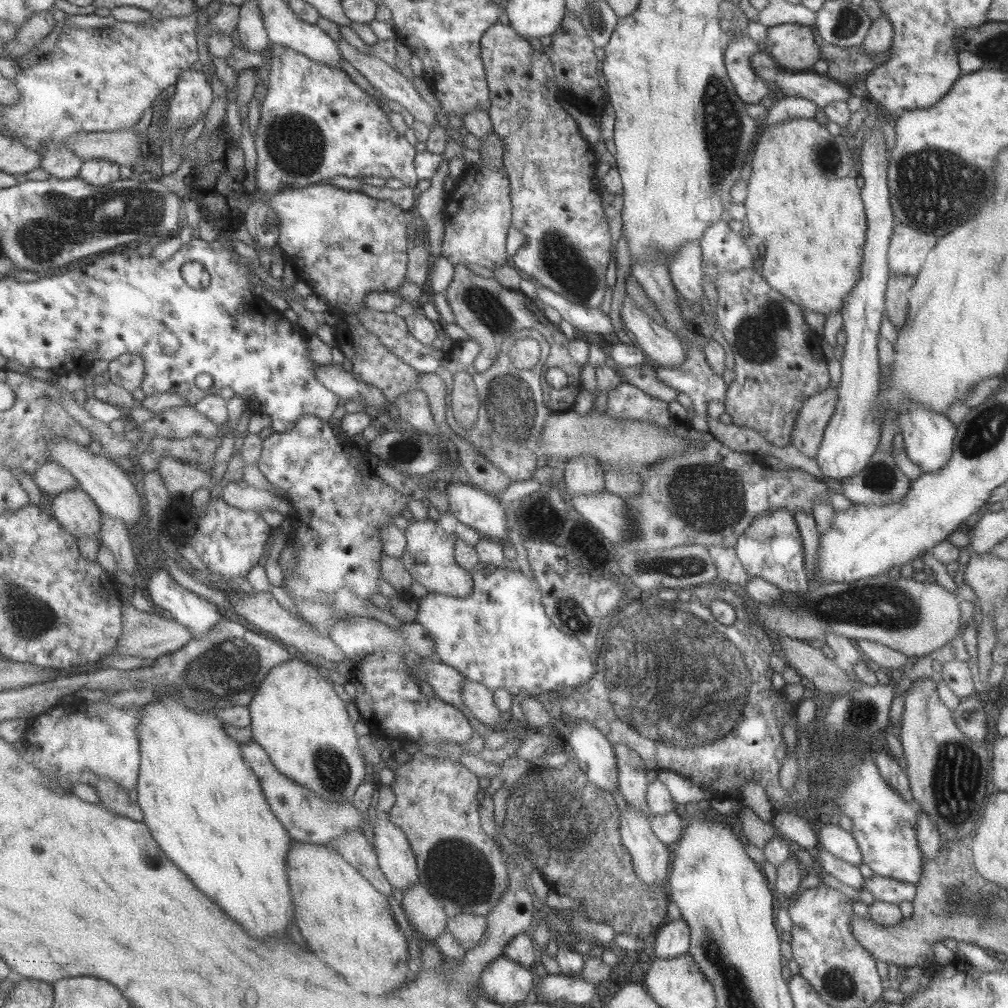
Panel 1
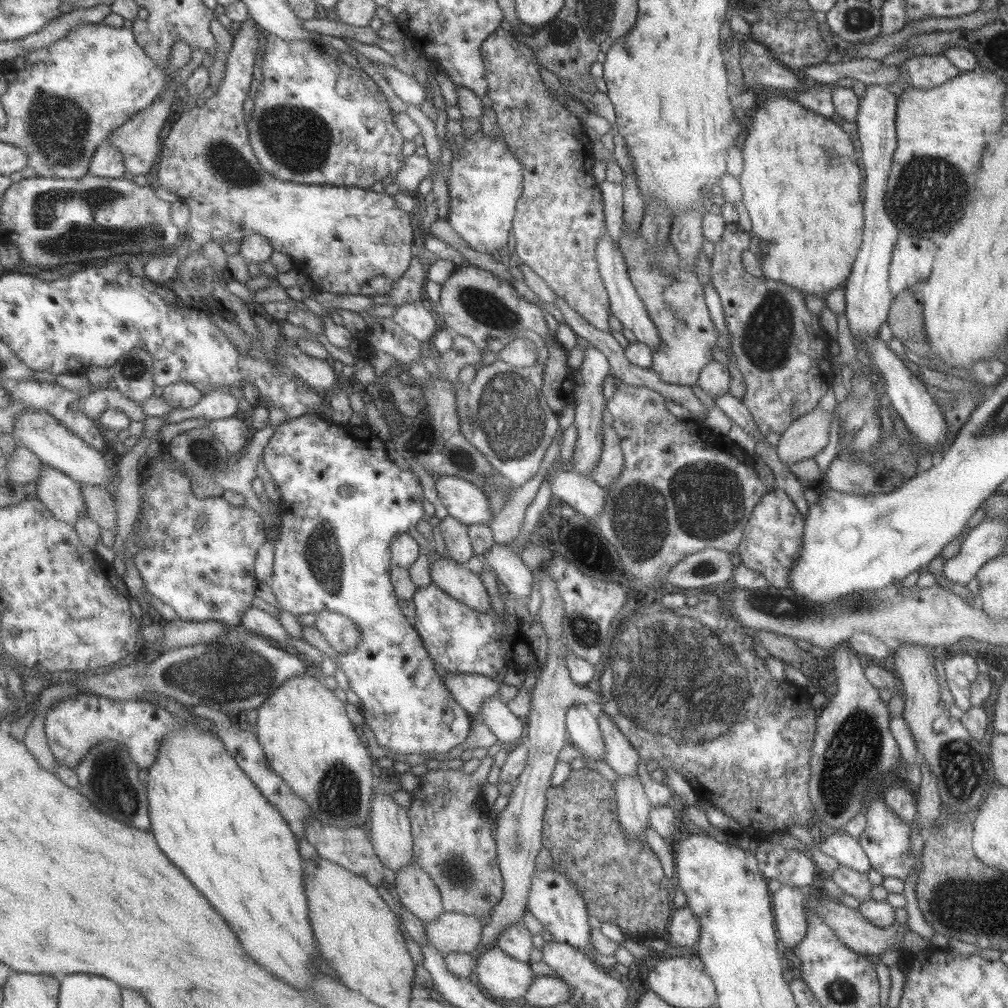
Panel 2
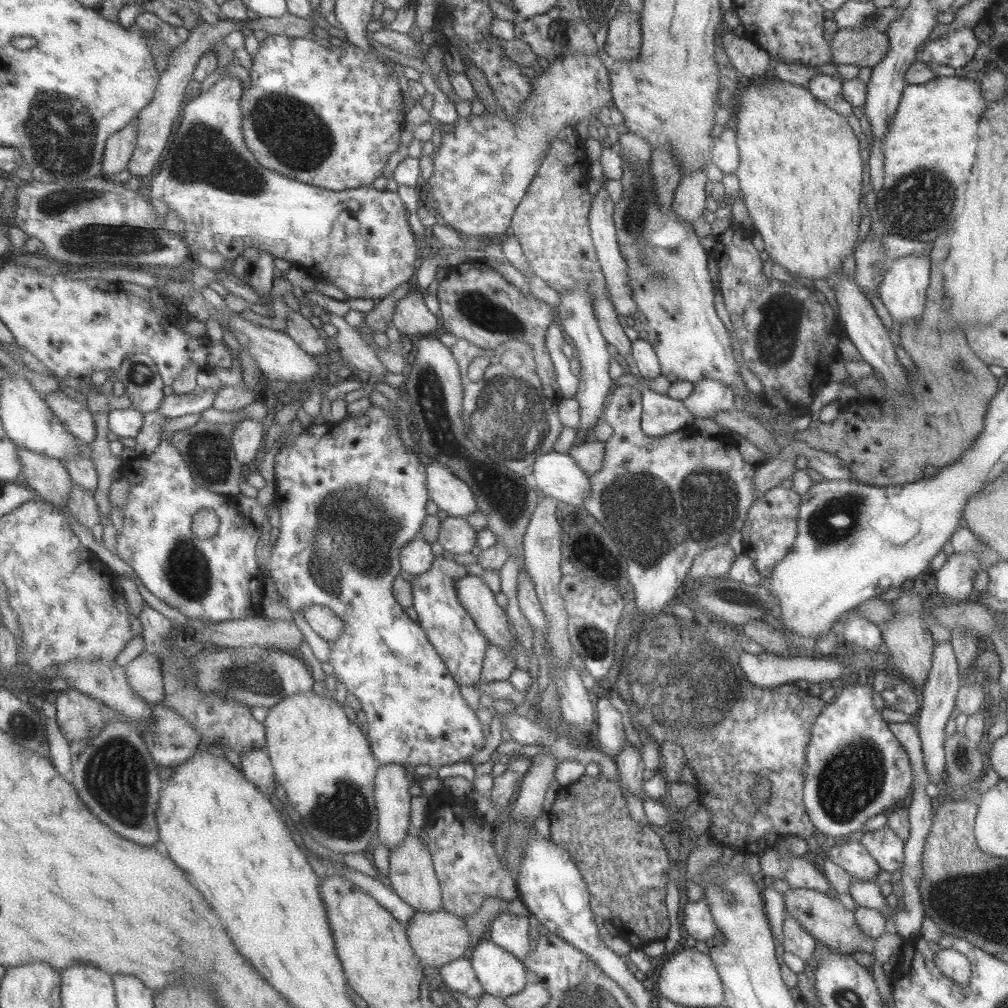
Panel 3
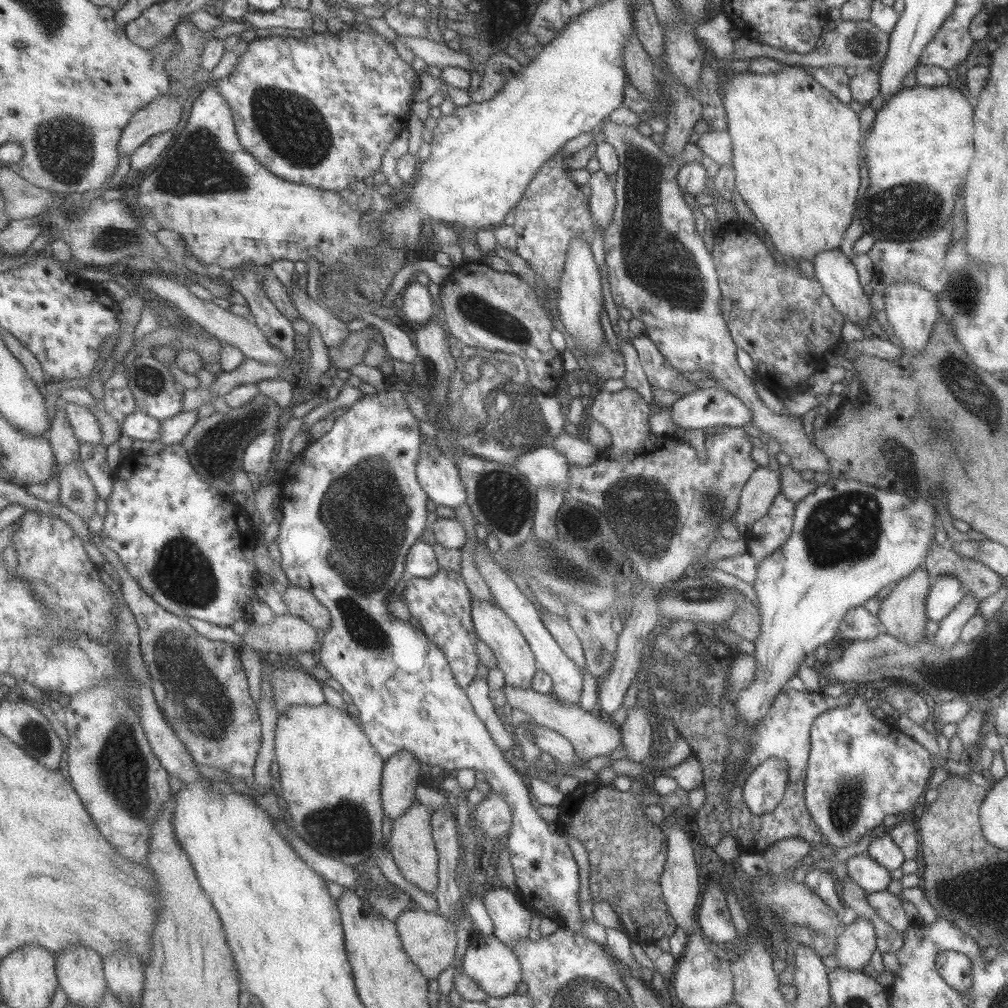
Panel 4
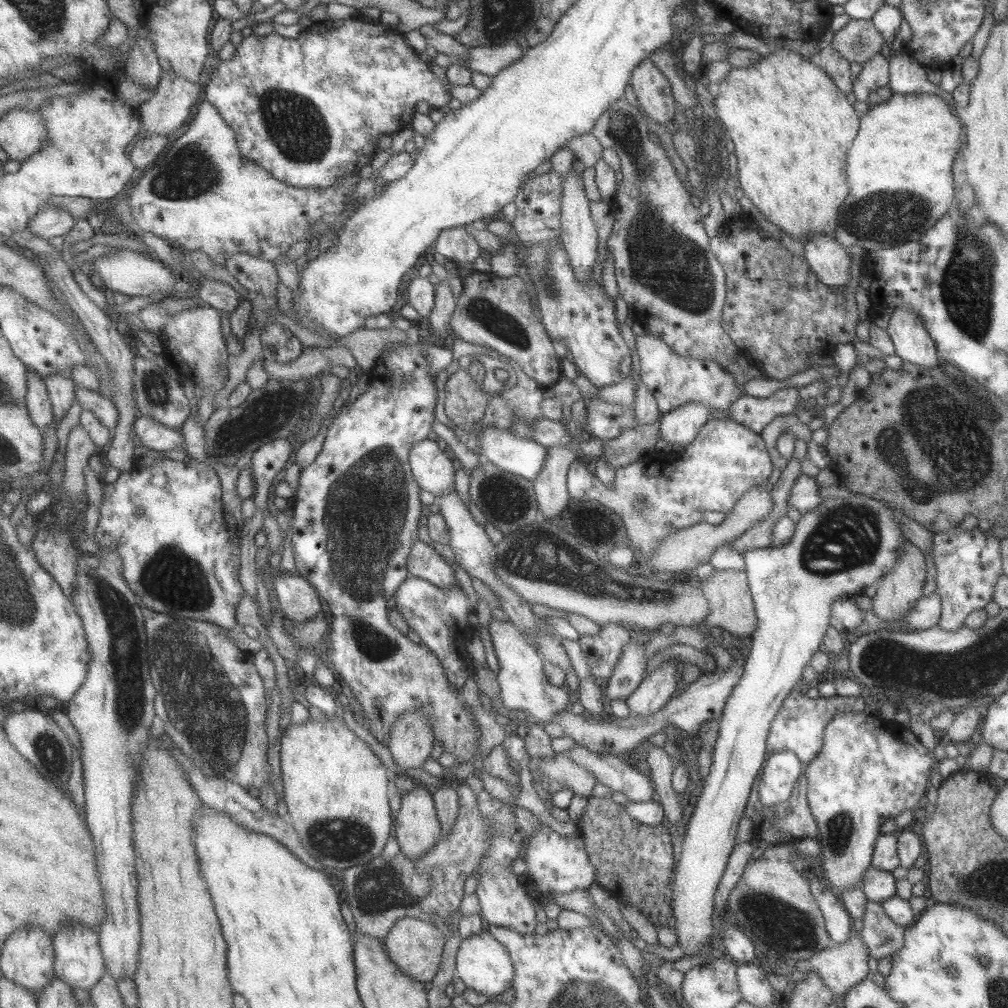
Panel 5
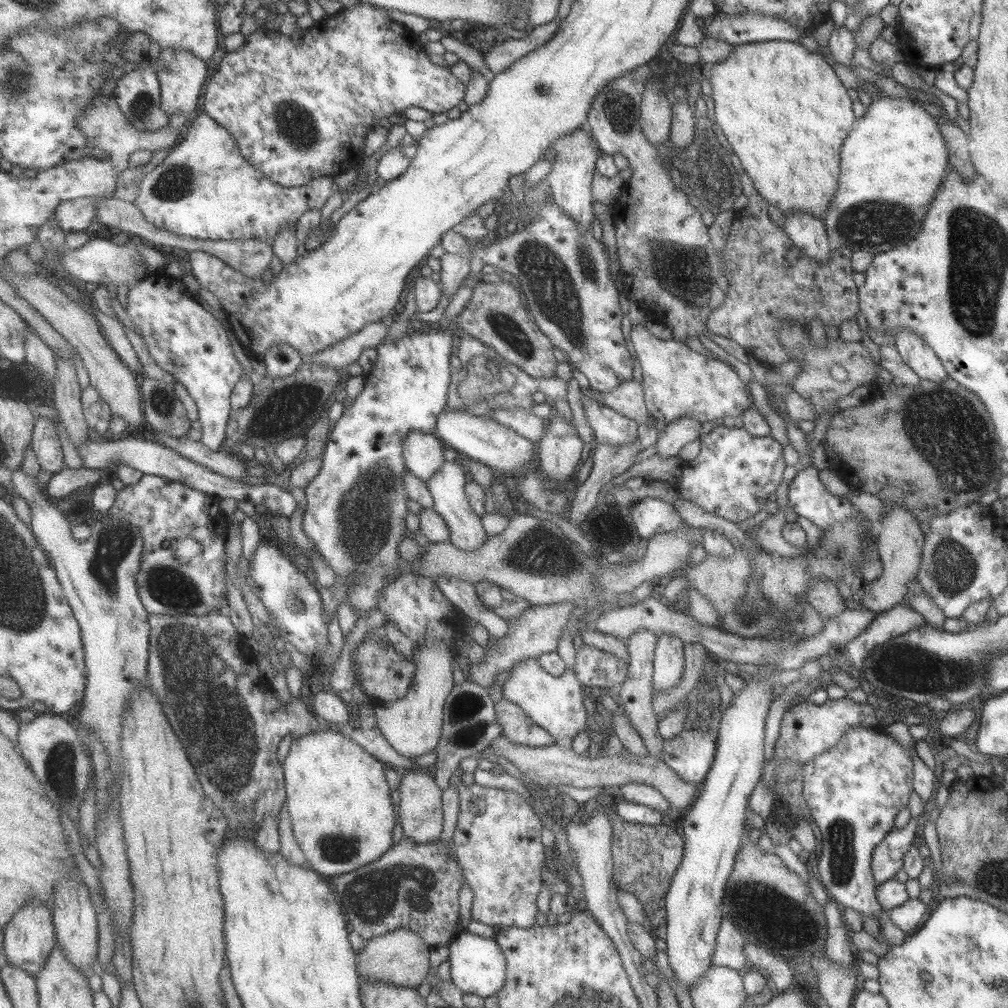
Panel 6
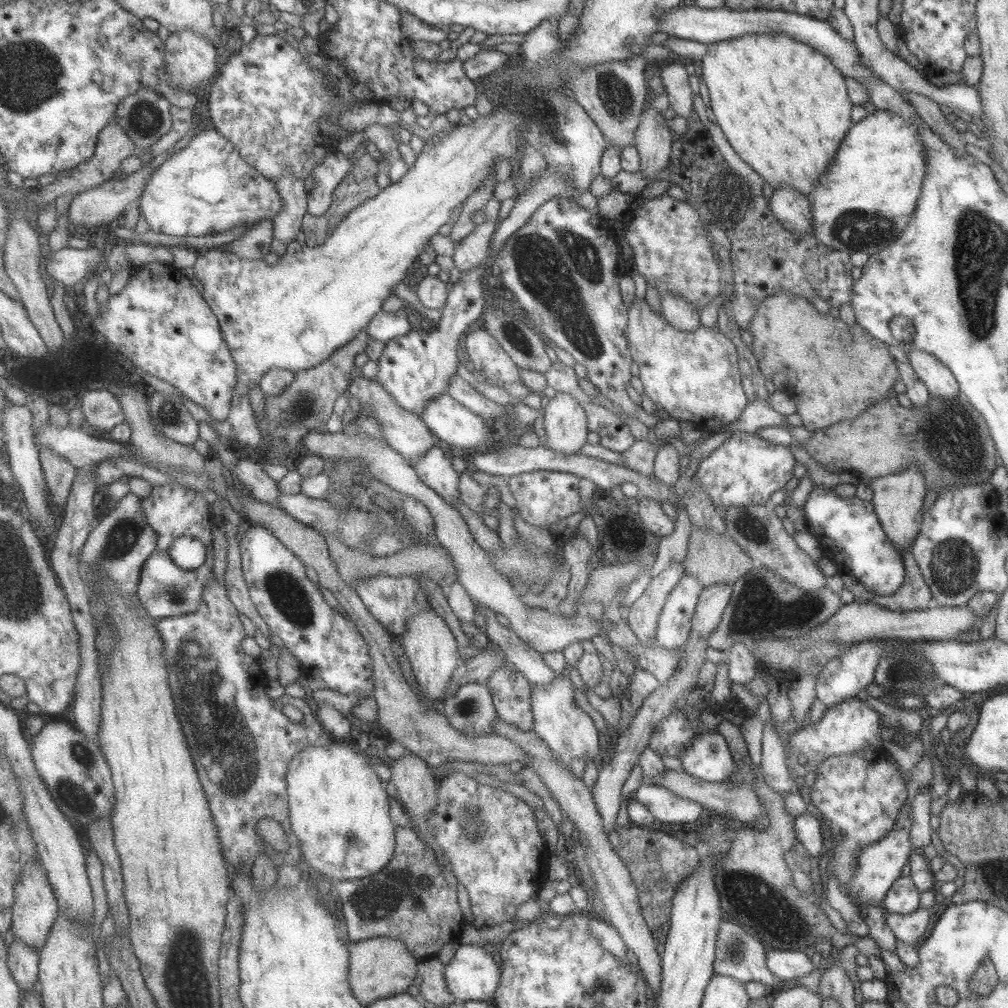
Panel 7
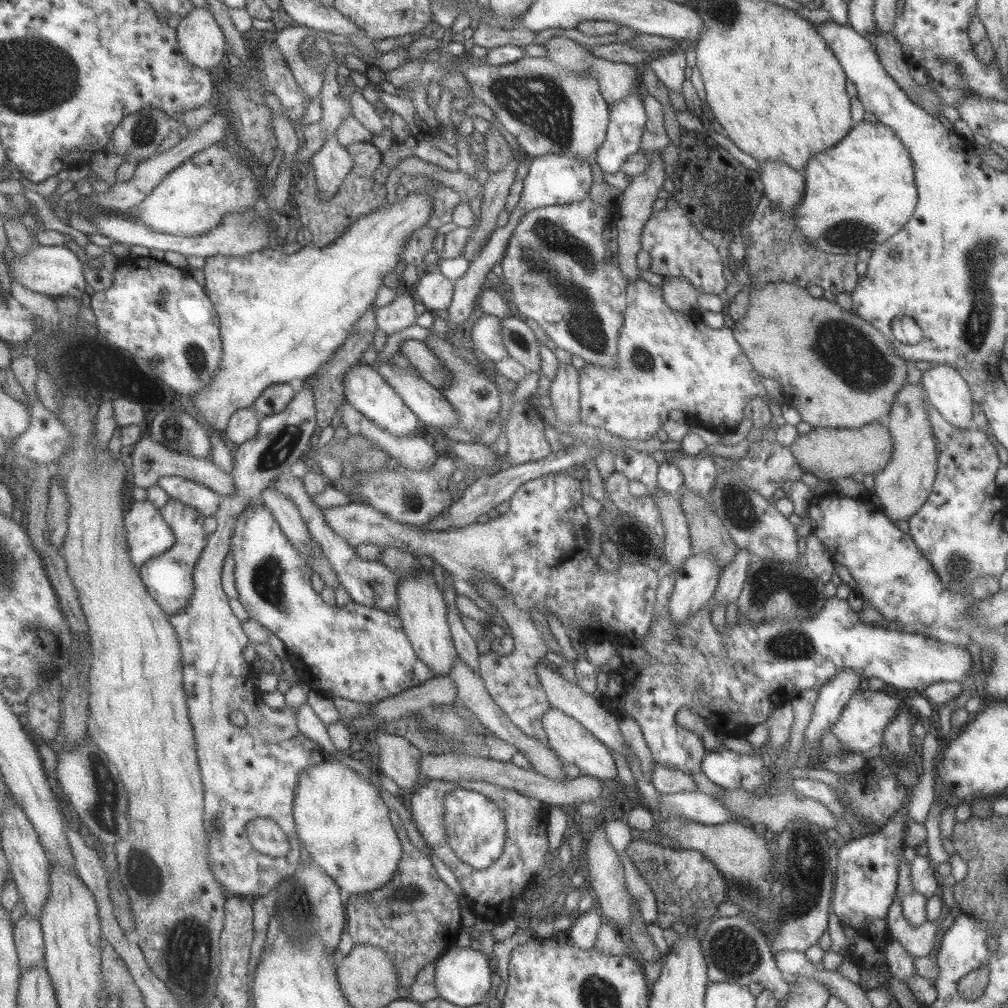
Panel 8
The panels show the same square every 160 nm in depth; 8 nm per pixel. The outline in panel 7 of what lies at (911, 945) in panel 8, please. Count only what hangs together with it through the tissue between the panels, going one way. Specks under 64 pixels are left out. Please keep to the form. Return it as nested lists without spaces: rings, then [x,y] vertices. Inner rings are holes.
[[[919,907],[911,914],[896,914],[884,912],[885,926],[891,930],[894,938],[899,942],[917,947],[925,942],[929,936],[927,924],[932,910]]]

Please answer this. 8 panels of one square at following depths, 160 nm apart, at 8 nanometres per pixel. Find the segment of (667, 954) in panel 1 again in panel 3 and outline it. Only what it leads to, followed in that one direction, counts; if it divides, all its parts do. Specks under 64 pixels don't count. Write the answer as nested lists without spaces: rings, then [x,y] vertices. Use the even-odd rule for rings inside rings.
[[[705,899],[698,902],[689,901],[684,905],[681,926],[687,932],[690,943],[706,941],[713,937],[715,931],[717,932]]]

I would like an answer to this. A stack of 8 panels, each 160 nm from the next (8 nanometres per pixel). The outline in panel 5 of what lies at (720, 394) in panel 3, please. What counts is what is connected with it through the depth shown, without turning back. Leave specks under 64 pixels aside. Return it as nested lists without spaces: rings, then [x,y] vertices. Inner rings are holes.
[[[791,386],[776,390],[767,398],[739,395],[726,412],[717,412],[720,417],[760,433],[771,420],[781,415],[789,415],[799,400],[798,388]],[[691,401],[662,413],[659,420],[659,438],[666,443],[687,447],[689,442],[693,442],[699,429],[709,421],[711,411],[703,403]]]

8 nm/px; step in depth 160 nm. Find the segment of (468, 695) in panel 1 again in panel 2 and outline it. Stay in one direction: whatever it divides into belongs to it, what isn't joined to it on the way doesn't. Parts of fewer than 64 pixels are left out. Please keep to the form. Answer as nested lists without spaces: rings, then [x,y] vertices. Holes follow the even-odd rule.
[[[499,696],[485,700],[482,705],[484,724],[497,736],[497,740],[506,747],[515,746],[525,740],[527,721],[509,710],[509,705]]]

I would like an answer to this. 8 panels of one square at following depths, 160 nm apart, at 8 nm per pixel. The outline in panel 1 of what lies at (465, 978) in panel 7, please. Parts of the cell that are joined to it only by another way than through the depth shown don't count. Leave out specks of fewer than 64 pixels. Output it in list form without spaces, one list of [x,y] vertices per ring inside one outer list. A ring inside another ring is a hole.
[[[505,956],[483,971],[482,988],[499,1004],[523,1002],[538,983],[535,969],[529,969]]]

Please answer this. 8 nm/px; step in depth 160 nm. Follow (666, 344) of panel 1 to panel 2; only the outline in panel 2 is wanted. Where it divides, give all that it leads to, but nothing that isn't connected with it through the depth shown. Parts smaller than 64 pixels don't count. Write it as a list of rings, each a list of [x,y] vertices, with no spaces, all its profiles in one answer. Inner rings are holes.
[[[607,227],[606,232],[598,238],[597,262],[600,263],[600,274],[601,278],[604,279],[605,290],[608,290],[609,293],[609,306],[612,306],[610,310],[611,314],[619,320],[622,328],[627,328],[627,330],[633,332],[637,342],[646,344],[652,351],[657,350],[658,346],[660,346],[659,333],[653,321],[649,318],[642,300],[637,296],[636,290],[629,280],[624,256],[619,248],[613,246],[611,237],[608,235]]]

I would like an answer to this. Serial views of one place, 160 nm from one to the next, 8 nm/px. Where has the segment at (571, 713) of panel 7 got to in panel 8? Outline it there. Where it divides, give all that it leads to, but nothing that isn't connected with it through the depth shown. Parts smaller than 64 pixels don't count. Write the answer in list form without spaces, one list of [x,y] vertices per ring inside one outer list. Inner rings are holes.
[[[551,706],[544,714],[543,721],[549,745],[563,761],[567,764],[575,764],[581,774],[598,778],[601,781],[615,778],[615,763],[613,763],[613,756],[609,753],[609,748],[584,726],[581,726],[577,719],[564,710]]]

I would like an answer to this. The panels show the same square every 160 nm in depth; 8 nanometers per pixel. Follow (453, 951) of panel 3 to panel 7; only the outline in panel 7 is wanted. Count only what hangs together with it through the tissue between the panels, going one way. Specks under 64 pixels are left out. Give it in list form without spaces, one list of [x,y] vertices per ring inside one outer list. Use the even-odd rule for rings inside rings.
[[[377,937],[358,942],[350,942],[351,971],[350,983],[356,997],[367,1007],[380,998],[405,993],[419,978],[419,962],[409,945],[403,940],[389,937]]]

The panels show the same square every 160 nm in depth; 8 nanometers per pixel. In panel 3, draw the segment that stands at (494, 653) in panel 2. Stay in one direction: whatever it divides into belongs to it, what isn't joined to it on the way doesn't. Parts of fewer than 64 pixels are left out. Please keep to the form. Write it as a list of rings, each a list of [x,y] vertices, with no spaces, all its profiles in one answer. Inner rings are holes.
[[[449,555],[437,557],[427,572],[413,577],[413,607],[417,612],[418,622],[428,632],[428,637],[457,682],[475,686],[483,677],[484,658],[492,642],[477,626],[476,620],[458,597],[456,582],[468,574],[463,561],[454,561]]]

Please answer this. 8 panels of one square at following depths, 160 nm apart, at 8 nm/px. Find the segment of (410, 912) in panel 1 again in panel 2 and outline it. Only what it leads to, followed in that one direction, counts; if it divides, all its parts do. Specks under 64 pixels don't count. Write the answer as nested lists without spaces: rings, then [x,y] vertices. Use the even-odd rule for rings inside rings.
[[[414,859],[412,864],[406,866],[403,870],[400,870],[397,874],[395,885],[394,894],[402,903],[401,906],[405,907],[407,910],[411,910],[411,913],[415,914],[419,921],[423,921],[426,925],[429,925],[429,923],[437,921],[437,919],[444,914],[443,896],[439,889],[437,889],[436,882],[426,870],[423,870],[416,863],[416,859]]]

